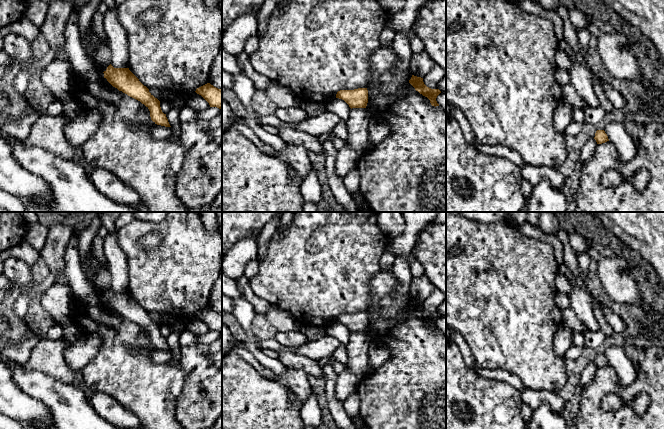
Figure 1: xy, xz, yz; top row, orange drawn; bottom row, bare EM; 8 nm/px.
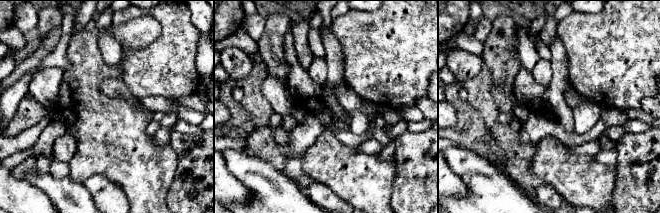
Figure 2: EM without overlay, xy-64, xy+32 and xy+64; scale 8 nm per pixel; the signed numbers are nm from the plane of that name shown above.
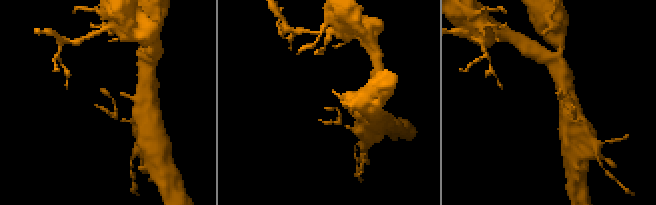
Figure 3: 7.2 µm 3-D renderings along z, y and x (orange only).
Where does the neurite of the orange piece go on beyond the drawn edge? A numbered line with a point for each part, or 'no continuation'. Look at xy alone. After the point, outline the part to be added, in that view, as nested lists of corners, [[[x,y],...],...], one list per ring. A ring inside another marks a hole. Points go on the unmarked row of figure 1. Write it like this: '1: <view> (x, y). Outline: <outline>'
no continuation

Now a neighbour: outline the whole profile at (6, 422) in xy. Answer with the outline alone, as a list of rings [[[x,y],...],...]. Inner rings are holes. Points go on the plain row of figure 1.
[[[0,414],[0,429],[24,429],[20,422]]]

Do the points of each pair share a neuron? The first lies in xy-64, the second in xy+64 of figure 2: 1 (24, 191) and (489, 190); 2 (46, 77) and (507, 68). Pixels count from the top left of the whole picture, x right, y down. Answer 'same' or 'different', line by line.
1: different
2: different

